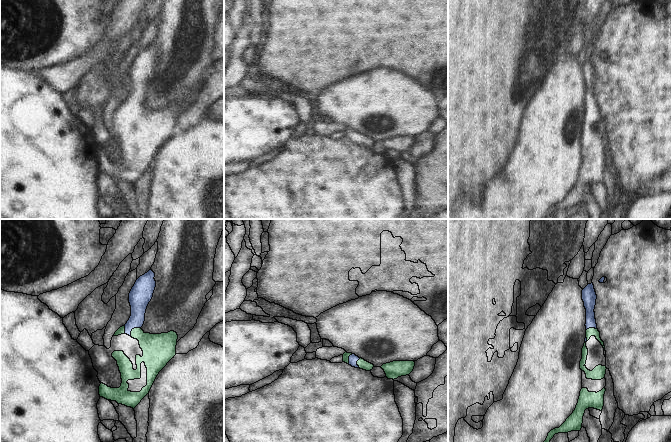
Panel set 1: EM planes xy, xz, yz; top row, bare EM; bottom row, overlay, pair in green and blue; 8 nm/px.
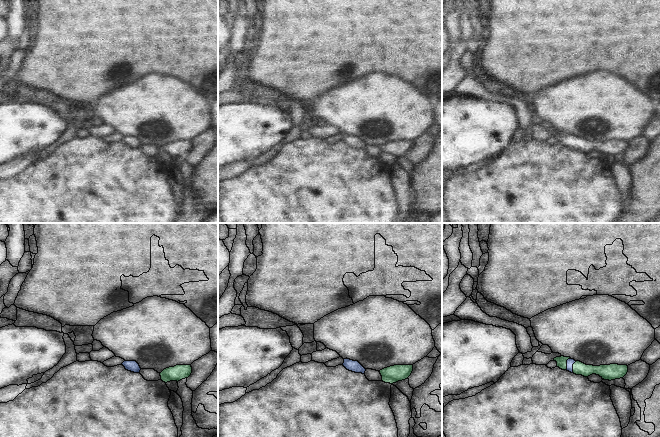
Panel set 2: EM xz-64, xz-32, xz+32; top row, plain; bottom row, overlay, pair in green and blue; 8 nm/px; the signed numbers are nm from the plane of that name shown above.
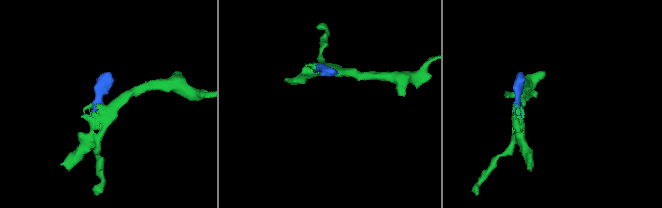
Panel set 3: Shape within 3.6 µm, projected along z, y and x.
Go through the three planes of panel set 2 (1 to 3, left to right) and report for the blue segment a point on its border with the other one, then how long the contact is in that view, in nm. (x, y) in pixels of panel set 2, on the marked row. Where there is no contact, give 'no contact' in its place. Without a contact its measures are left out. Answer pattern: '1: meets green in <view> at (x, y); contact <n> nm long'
1: no contact
2: no contact
3: meets green in xz+32 at (566, 363); contact 100 nm long

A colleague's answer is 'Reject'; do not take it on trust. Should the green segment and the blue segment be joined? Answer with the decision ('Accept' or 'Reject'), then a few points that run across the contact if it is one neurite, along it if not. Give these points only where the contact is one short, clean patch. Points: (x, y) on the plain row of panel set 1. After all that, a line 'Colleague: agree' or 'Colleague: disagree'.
Accept. Line: xy (157, 125), (133, 105), (137, 94), (139, 75).
Colleague: disagree

